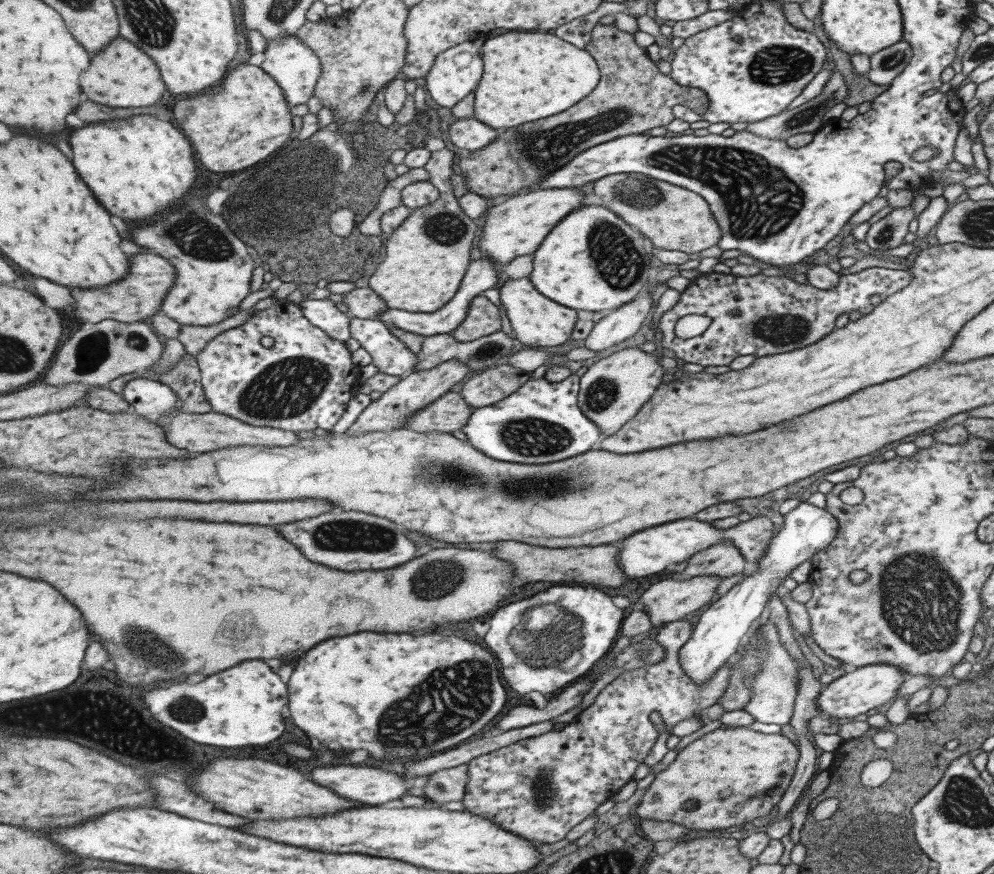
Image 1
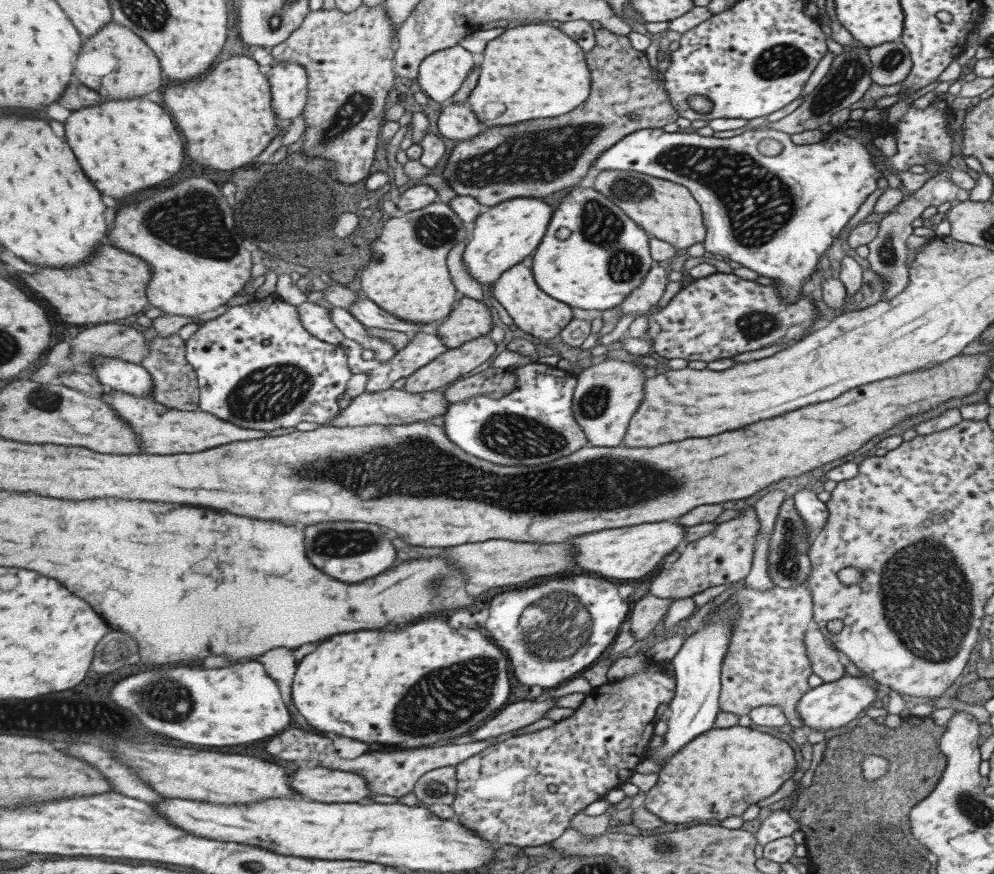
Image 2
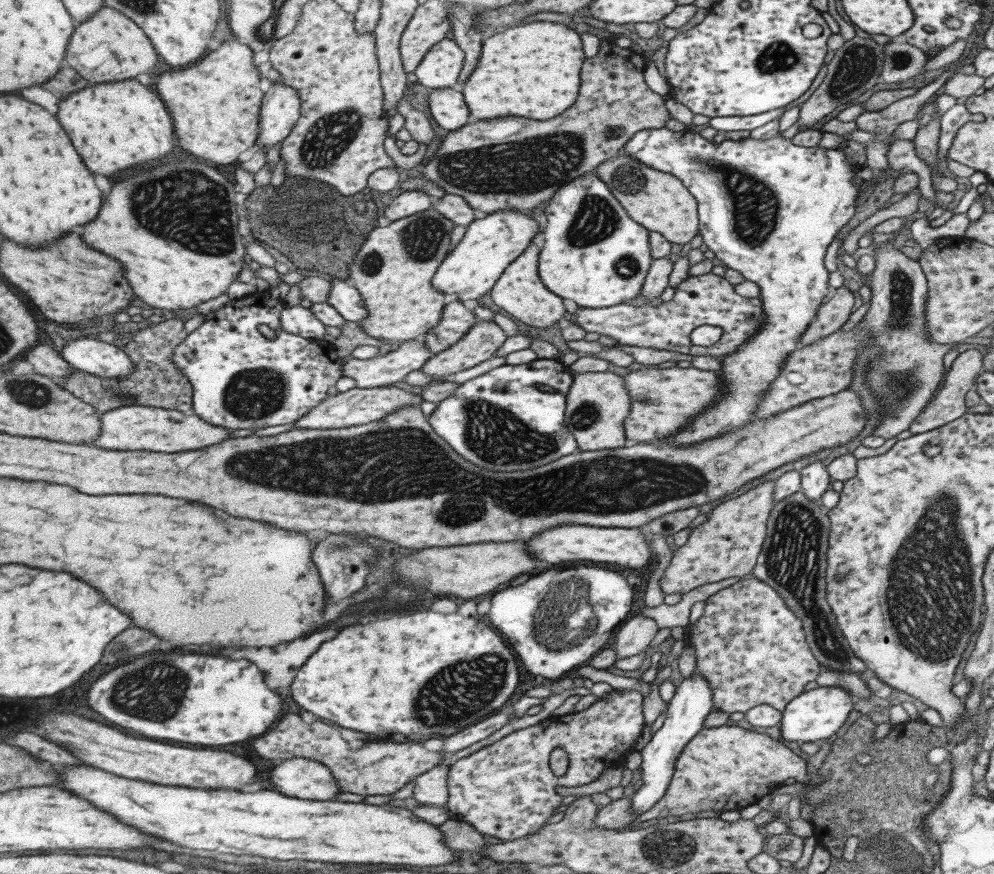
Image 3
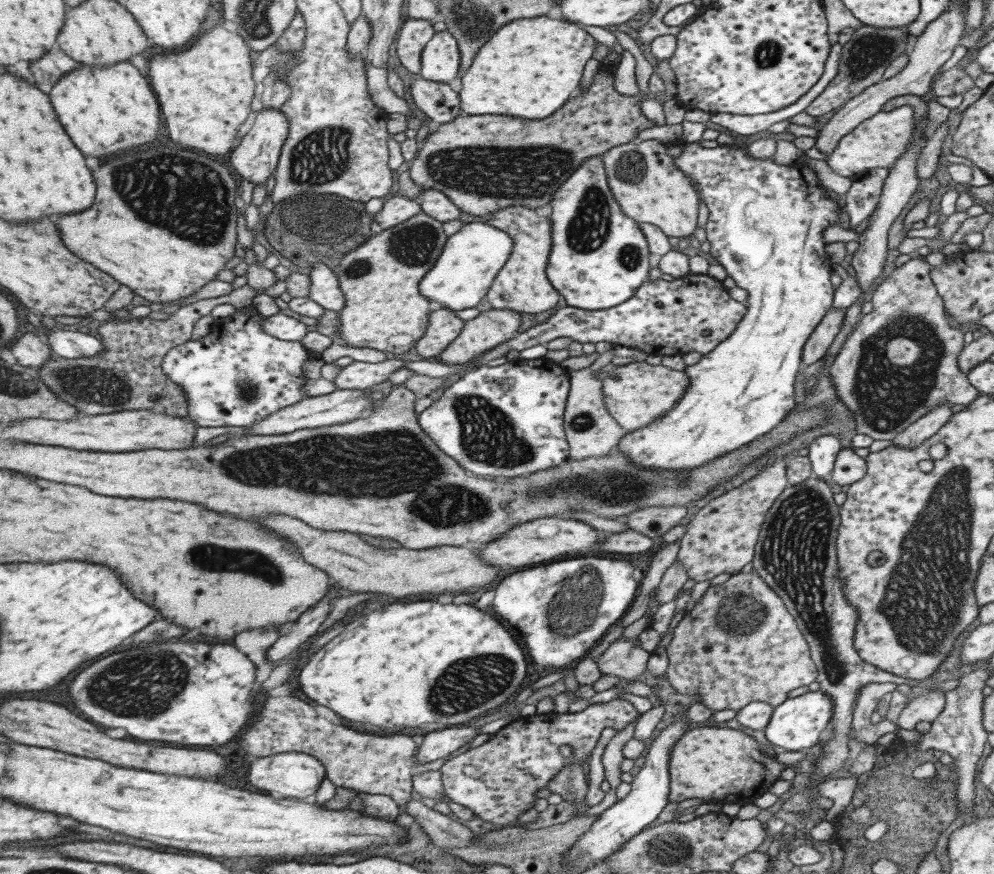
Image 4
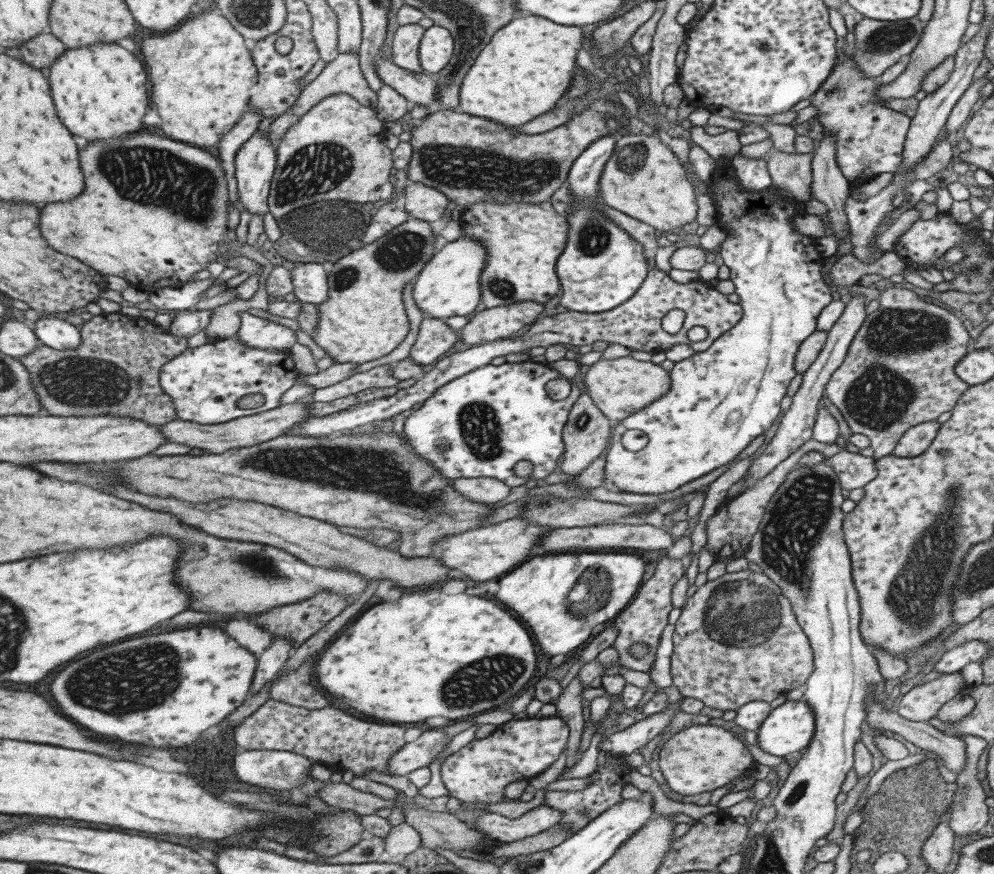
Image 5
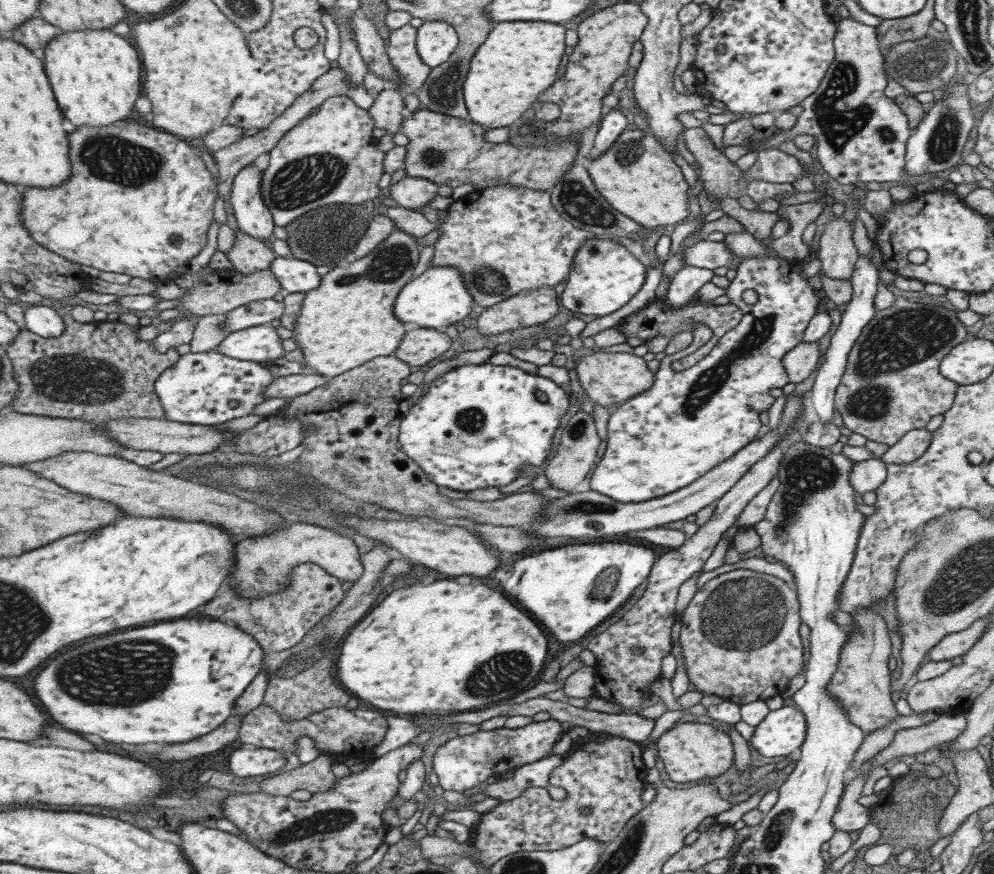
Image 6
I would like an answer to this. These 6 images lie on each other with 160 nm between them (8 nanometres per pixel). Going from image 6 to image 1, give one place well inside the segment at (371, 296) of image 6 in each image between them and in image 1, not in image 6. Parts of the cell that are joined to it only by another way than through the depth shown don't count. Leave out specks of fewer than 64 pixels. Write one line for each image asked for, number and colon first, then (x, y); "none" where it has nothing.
1: (426, 256)
2: (406, 276)
3: (392, 271)
4: (384, 309)
5: (363, 318)

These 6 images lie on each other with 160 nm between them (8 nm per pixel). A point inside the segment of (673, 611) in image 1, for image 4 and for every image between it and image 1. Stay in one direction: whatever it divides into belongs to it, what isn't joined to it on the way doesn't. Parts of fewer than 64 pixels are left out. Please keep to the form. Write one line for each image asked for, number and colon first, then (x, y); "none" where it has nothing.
2: (647, 611)
3: (629, 639)
4: (622, 658)

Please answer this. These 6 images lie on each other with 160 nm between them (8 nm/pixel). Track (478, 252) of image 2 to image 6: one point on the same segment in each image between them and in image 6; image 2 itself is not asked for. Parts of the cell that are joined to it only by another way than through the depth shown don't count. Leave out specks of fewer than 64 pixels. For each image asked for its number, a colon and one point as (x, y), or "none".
3: (489, 244)
4: (459, 278)
5: (448, 284)
6: (437, 297)

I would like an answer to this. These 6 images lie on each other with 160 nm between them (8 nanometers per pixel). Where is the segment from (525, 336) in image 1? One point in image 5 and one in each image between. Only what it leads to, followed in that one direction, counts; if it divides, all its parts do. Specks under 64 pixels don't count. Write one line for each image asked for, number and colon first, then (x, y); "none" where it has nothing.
2: (531, 310)
3: (519, 291)
4: (521, 285)
5: (522, 241)

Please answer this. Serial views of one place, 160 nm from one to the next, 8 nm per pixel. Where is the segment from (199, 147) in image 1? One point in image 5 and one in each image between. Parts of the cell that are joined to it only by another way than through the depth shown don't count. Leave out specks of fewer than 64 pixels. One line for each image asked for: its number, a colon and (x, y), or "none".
2: (227, 118)
3: (216, 104)
4: (207, 91)
5: (202, 75)

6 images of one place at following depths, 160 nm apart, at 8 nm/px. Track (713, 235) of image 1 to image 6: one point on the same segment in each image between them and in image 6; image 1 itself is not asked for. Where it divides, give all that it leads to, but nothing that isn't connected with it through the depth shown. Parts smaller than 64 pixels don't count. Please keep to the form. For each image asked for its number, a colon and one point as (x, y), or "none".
2: (666, 211)
3: (658, 202)
4: (648, 188)
5: (642, 178)
6: (637, 177)

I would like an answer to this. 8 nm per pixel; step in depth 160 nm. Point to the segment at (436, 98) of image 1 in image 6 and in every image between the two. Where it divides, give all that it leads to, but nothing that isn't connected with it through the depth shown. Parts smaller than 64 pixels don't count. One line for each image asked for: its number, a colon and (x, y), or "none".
2: (440, 74)
3: (439, 68)
4: (439, 62)
5: (435, 48)
6: (435, 40)

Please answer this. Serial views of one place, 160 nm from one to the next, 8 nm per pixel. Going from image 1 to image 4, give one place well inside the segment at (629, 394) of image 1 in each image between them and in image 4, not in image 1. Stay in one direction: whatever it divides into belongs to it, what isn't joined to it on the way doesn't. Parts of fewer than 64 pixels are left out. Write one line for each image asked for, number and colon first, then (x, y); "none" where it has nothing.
2: (606, 395)
3: (597, 403)
4: (589, 430)

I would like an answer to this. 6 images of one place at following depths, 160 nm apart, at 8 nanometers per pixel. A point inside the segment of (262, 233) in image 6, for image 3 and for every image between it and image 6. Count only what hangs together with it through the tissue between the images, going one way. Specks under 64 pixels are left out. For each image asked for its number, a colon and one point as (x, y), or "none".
3: (281, 110)
4: (255, 159)
5: (256, 162)

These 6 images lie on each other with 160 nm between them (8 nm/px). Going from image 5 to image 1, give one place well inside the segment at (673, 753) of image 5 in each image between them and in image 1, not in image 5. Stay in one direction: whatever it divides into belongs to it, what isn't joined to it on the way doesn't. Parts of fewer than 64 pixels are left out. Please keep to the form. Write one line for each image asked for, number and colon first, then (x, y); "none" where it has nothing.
1: (731, 775)
2: (719, 774)
3: (722, 768)
4: (722, 765)

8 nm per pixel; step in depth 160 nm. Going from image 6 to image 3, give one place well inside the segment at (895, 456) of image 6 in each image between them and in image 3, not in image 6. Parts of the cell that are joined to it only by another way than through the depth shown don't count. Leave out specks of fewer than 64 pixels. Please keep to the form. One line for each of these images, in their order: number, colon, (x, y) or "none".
3: (948, 404)
4: (924, 427)
5: (914, 440)

